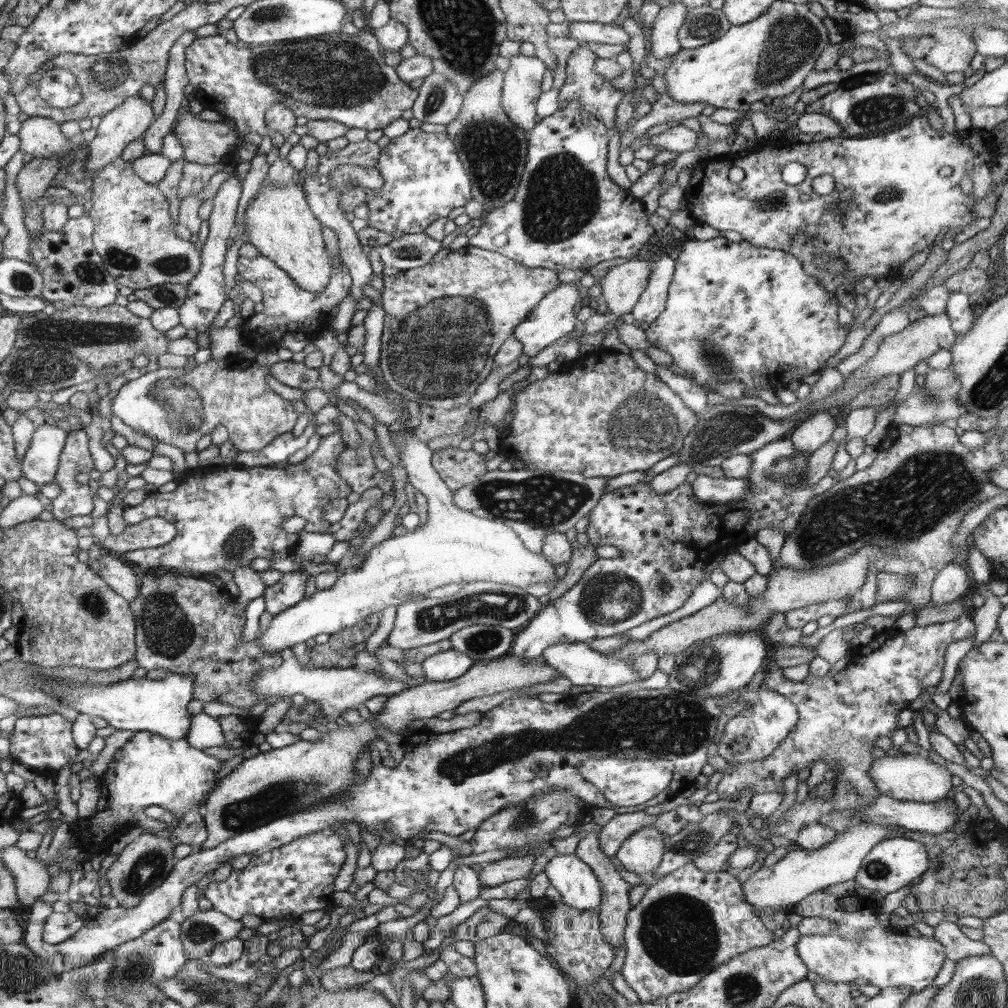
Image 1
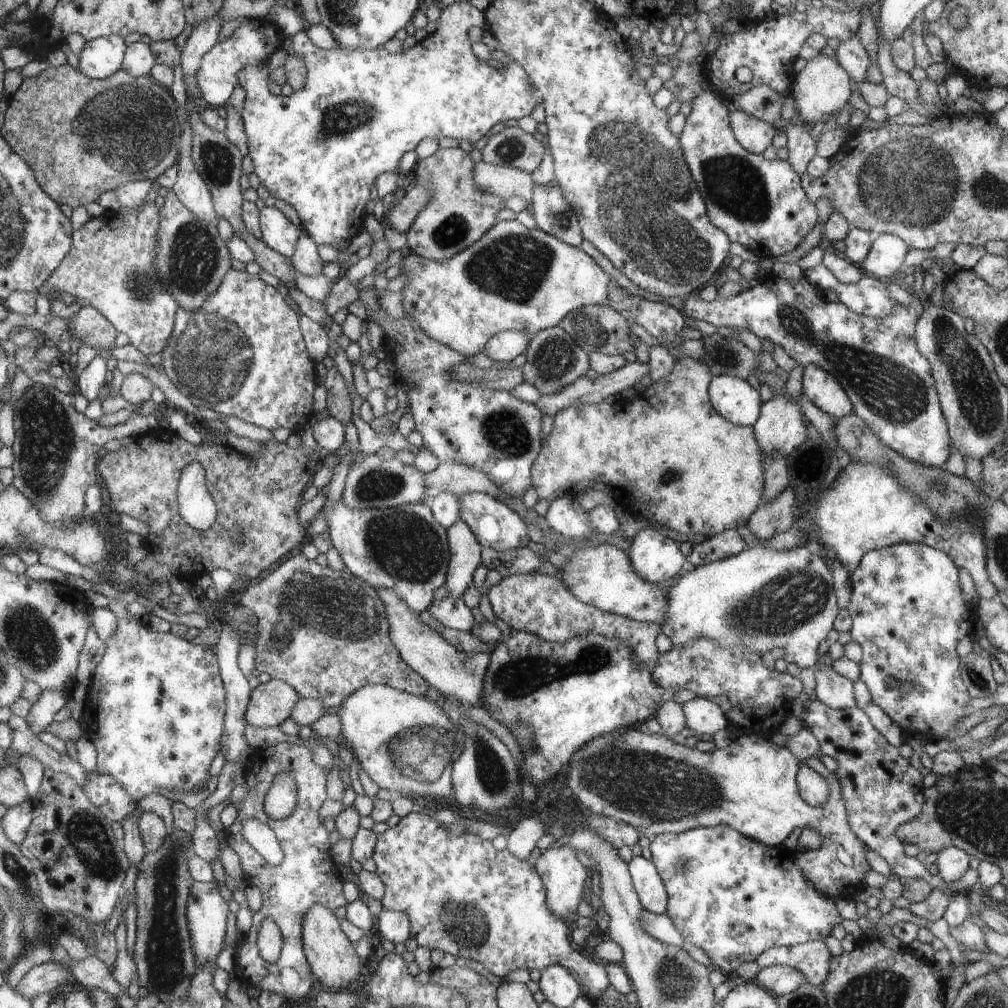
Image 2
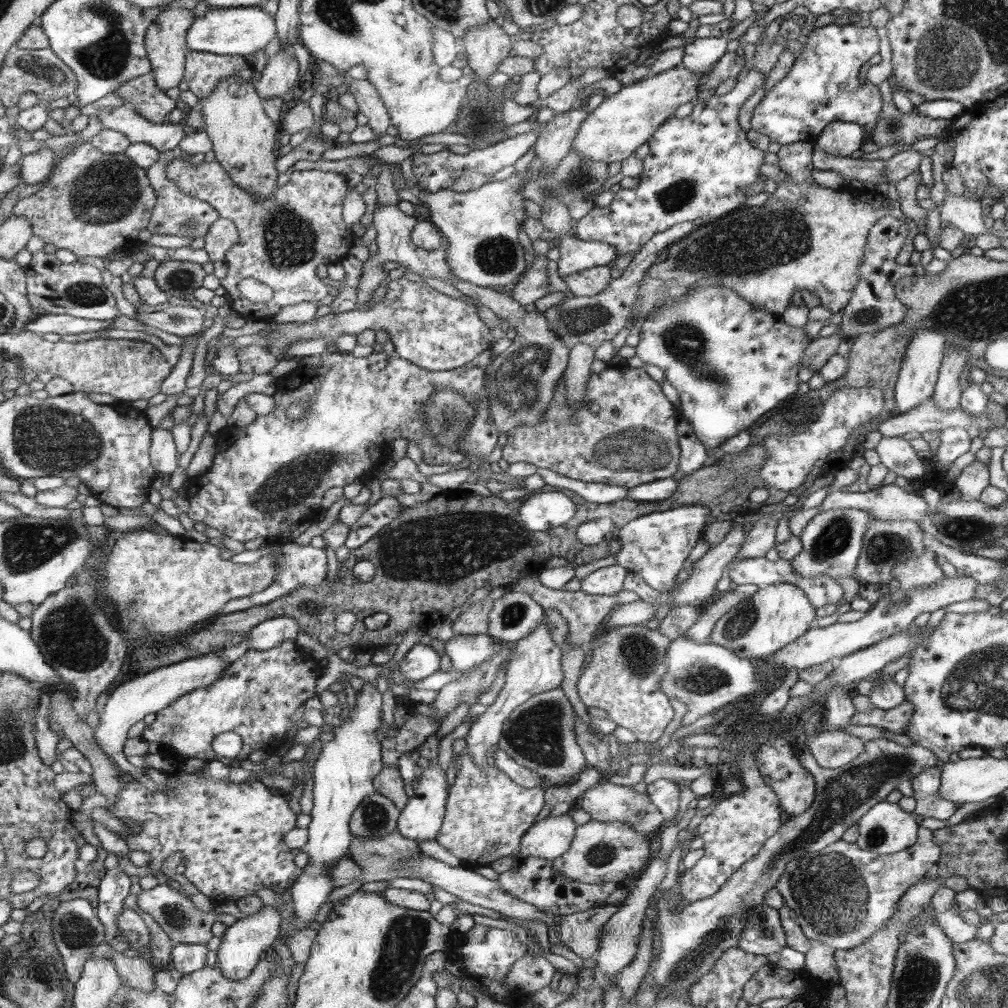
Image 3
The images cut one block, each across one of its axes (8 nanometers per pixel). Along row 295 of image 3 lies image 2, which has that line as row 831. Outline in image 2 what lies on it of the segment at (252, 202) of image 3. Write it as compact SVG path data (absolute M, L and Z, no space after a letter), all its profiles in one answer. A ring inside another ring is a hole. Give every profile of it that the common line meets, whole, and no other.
M278 743L275 747L254 753L254 764L258 771L265 772L270 763L283 766L283 770L291 771L297 782L298 805L296 810L283 820L271 820L264 812L264 794L268 788L248 788L246 797L234 807L238 816L232 826L227 828L226 838L229 846L240 857L244 881L249 886L256 886L264 900L260 911L253 914L252 925L247 934L241 934L236 942L234 957L235 968L239 980L245 985L255 986L261 991L280 994L286 1000L286 1006L297 1004L298 1000L308 998L308 992L314 984L314 976L303 950L302 925L303 917L311 909L312 904L336 909L348 904L342 892L340 874L334 872L334 862L328 852L328 832L320 822L318 810L322 802L328 800L326 777L329 770L323 770L313 761L310 750L303 745ZM246 819L257 819L265 823L277 837L283 858L280 863L267 862L241 834L241 823ZM271 917L279 927L283 948L277 962L265 962L259 956L257 948L257 932L264 918Z

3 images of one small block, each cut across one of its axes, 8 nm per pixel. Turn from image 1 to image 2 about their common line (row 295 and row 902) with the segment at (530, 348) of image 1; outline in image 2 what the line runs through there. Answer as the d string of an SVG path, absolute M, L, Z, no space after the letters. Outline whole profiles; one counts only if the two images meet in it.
M564 844L558 848L548 848L542 851L542 855L533 860L544 884L547 888L547 905L549 909L558 915L564 923L572 929L572 924L577 920L576 909L585 897L589 884L587 869L578 860L577 852L571 844Z

